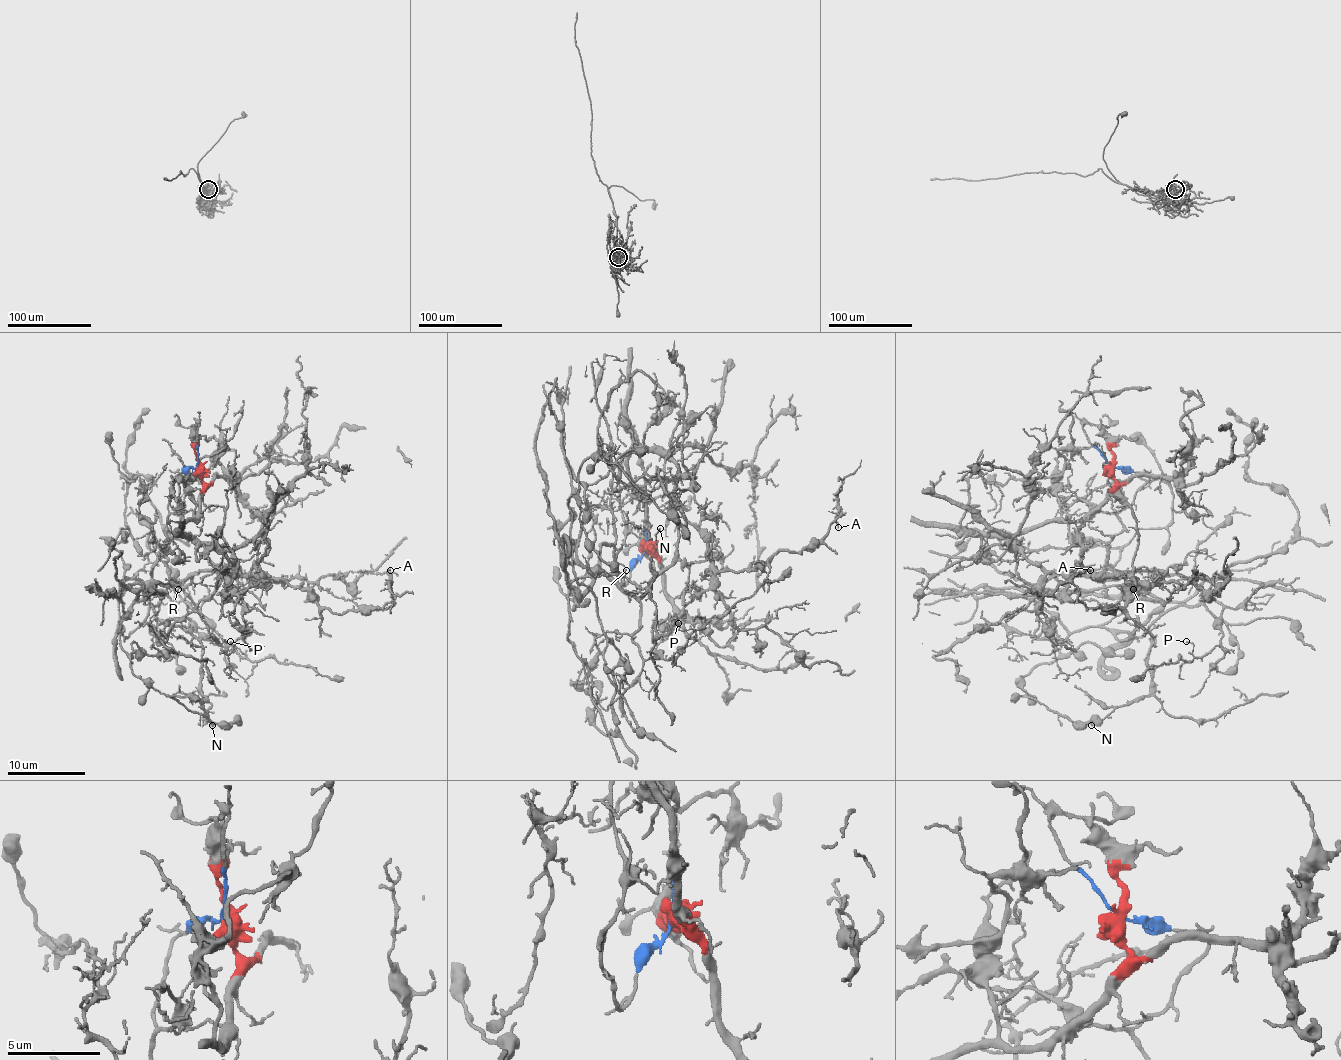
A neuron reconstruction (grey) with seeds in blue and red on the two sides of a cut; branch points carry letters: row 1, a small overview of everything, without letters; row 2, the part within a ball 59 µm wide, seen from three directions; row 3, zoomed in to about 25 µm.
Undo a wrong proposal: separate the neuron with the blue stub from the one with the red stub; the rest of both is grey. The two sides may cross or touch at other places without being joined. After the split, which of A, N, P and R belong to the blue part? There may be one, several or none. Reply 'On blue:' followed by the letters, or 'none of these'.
On blue: N, P, R

